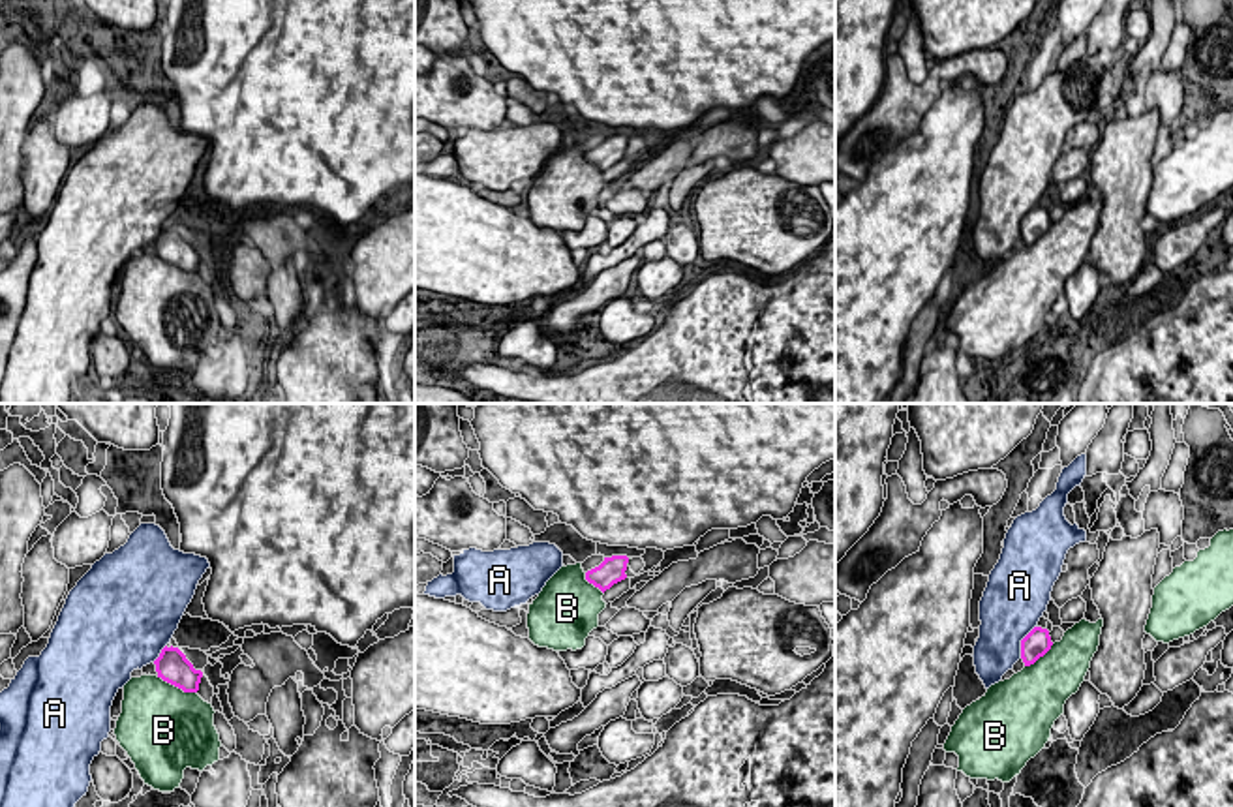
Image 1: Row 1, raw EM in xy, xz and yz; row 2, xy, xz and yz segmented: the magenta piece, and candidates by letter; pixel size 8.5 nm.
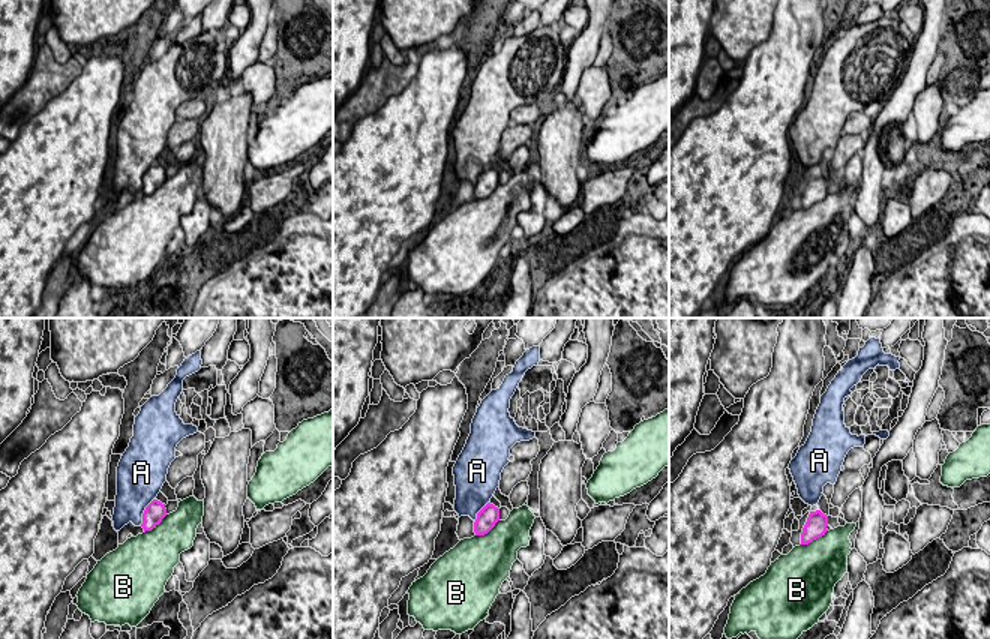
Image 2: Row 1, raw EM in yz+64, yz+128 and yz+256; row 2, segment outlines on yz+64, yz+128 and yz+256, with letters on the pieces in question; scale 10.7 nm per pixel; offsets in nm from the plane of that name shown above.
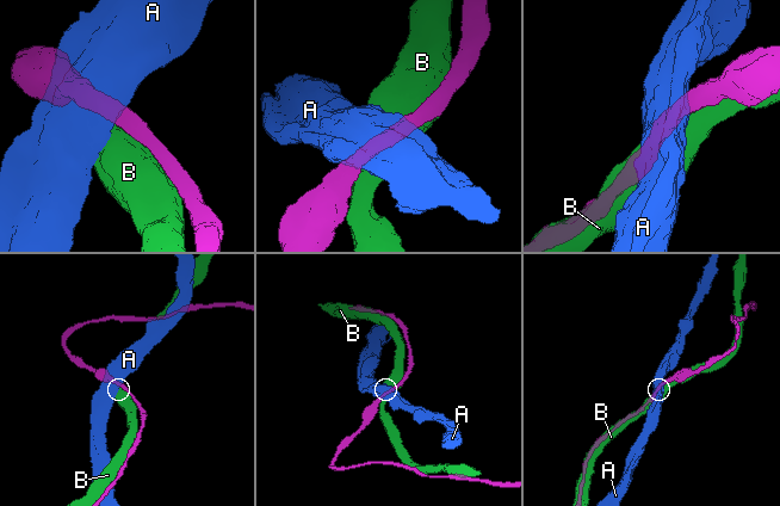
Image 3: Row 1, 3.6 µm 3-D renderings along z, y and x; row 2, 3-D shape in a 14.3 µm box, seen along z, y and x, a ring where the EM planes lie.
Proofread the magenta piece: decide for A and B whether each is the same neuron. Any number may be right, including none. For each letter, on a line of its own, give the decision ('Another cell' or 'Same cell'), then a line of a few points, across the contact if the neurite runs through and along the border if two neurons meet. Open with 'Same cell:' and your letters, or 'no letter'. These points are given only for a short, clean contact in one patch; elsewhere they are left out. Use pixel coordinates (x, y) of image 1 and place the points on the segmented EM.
Same cell: B
A: Another cell
B: Same cell

